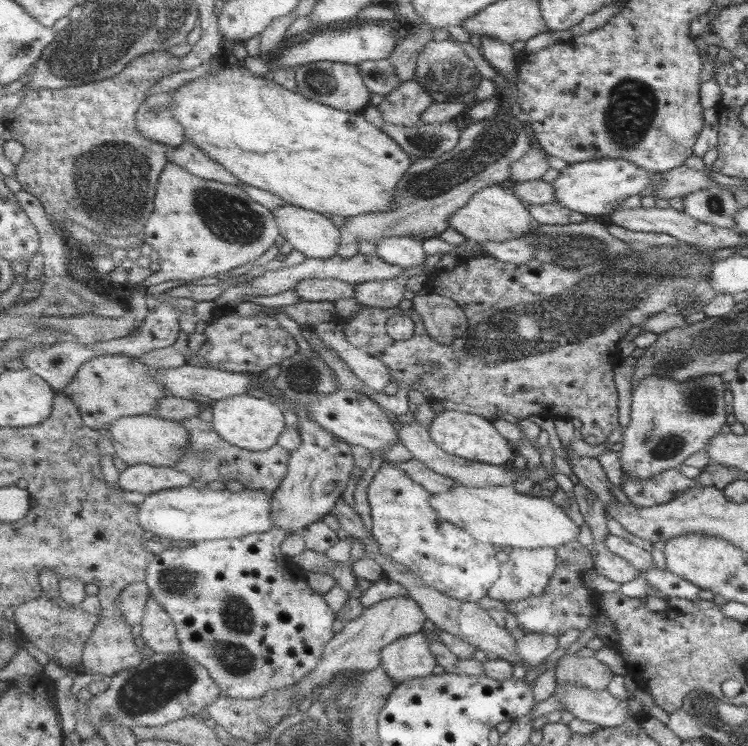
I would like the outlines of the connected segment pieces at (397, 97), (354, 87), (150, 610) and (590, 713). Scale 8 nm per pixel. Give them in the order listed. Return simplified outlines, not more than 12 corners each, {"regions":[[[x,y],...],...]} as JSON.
{"regions":[[[416,79],[380,105],[383,120],[418,127],[435,103]],[[359,65],[297,67],[304,96],[364,112],[372,91]],[[154,596],[142,636],[156,653],[183,652],[178,625]],[[559,684],[568,711],[599,726],[640,722],[644,714],[628,709],[610,691]]]}

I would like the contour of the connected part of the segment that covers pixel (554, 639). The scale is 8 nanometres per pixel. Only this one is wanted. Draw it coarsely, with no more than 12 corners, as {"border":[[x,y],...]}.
{"border":[[533,632],[517,640],[528,667],[544,665],[560,637]]}

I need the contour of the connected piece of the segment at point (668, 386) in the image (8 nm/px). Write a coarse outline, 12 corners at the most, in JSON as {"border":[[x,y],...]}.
{"border":[[718,375],[632,389],[622,476],[649,479],[726,430]]}

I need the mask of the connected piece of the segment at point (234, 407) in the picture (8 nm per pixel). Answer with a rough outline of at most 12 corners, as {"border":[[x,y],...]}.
{"border":[[239,395],[217,401],[216,431],[247,450],[270,450],[286,426],[280,406]]}

